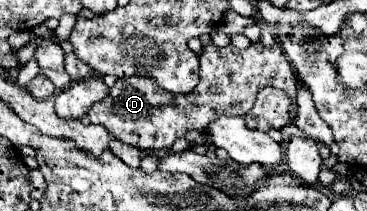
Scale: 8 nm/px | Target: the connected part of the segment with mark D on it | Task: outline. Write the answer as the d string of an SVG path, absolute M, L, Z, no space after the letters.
M257 42L251 44L247 50L239 50L235 46L219 48L215 44L207 44L197 56L201 62L201 80L193 92L171 94L143 76L119 78L109 96L91 108L89 120L93 124L101 124L125 144L131 144L139 150L155 150L171 148L173 142L181 138L187 130L205 130L207 124L217 120L219 116L245 116L253 108L257 92L261 88L281 88L291 98L295 98L297 94L293 68L279 44L263 46L261 42Z

